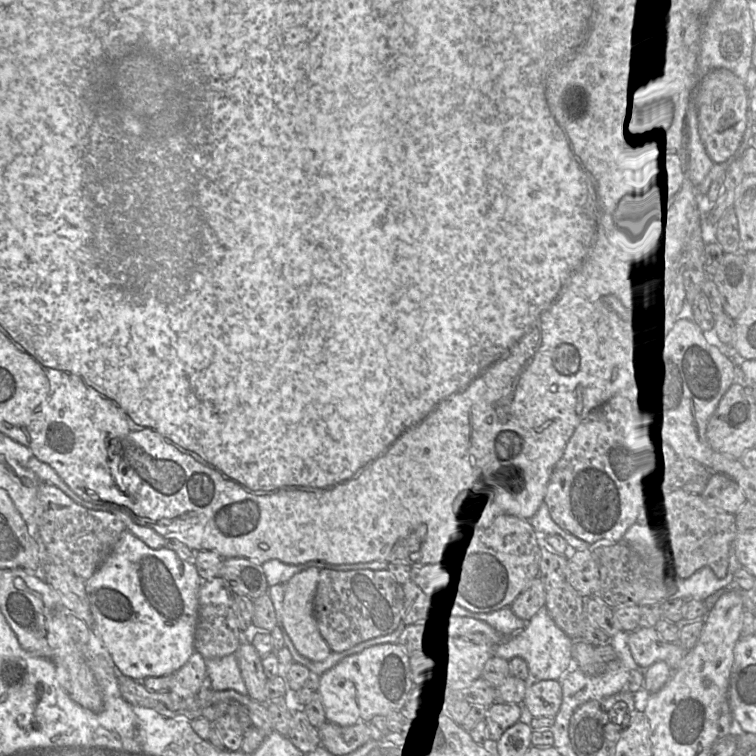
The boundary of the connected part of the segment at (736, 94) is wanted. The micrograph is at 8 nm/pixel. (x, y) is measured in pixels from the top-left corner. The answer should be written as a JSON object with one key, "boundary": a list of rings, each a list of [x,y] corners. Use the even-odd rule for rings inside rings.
{"boundary":[[[712,70],[700,83],[697,110],[698,130],[707,155],[715,165],[726,163],[738,150],[746,130],[748,111],[746,86],[729,70]]]}

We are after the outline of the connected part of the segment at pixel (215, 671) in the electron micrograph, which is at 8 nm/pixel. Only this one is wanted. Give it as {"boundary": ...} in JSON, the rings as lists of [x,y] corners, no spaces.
{"boundary":[[[235,654],[218,659],[205,659],[205,665],[211,689],[215,691],[234,690],[241,695],[247,695]]]}

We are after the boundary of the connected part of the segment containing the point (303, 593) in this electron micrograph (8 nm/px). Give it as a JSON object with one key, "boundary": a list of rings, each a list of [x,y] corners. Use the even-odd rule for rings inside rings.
{"boundary":[[[309,567],[296,573],[285,583],[281,613],[282,632],[285,631],[297,652],[310,661],[324,660],[332,652],[319,633],[313,610],[319,571],[316,567]]]}

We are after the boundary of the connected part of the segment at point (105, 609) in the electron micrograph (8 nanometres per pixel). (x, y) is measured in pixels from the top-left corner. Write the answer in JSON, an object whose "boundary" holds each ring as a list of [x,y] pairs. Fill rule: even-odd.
{"boundary":[[[126,529],[122,532],[111,554],[95,573],[85,580],[85,594],[93,618],[92,633],[95,633],[102,641],[115,667],[122,675],[134,681],[143,681],[148,677],[171,676],[187,662],[191,654],[195,651],[194,633],[197,621],[198,595],[202,582],[192,561],[181,560],[175,552],[164,547],[152,549]]]}

